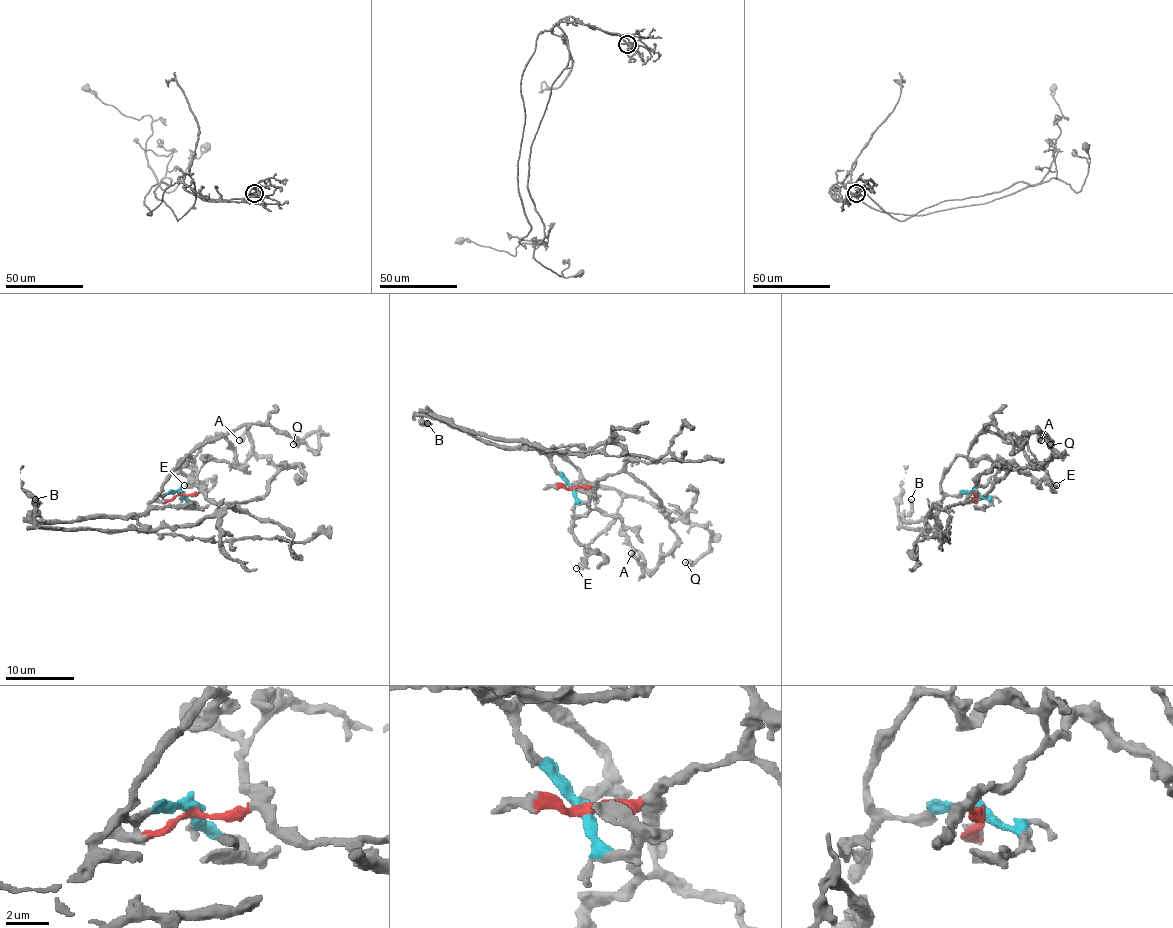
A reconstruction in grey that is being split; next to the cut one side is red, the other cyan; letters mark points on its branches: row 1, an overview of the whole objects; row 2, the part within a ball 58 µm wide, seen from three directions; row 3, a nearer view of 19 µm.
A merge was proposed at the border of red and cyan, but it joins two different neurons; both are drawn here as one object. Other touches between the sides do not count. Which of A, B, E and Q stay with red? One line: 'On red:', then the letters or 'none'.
On red: A

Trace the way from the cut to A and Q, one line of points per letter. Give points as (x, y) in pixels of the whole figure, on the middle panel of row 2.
A: (572, 487), (631, 472), (650, 491), (671, 523), (676, 546), (650, 570), (638, 553), (631, 553)
Q: (572, 487), (552, 460), (555, 453), (585, 480), (674, 510), (707, 528), (707, 551), (684, 563)

